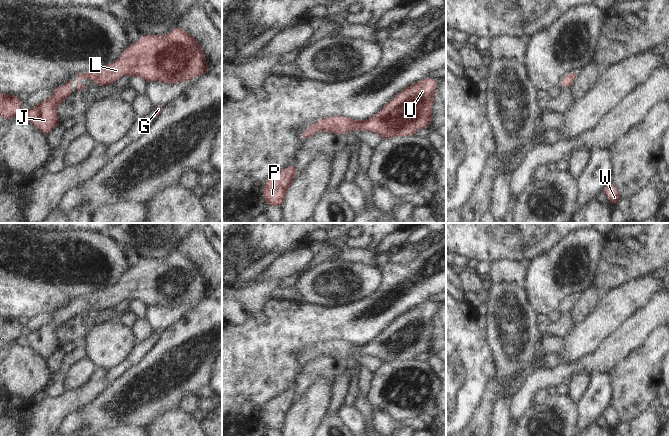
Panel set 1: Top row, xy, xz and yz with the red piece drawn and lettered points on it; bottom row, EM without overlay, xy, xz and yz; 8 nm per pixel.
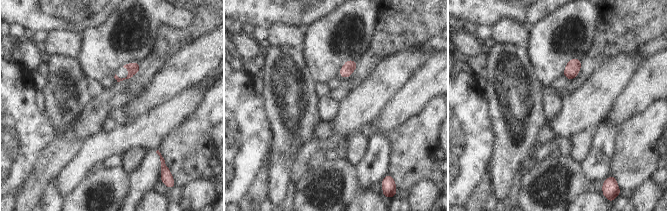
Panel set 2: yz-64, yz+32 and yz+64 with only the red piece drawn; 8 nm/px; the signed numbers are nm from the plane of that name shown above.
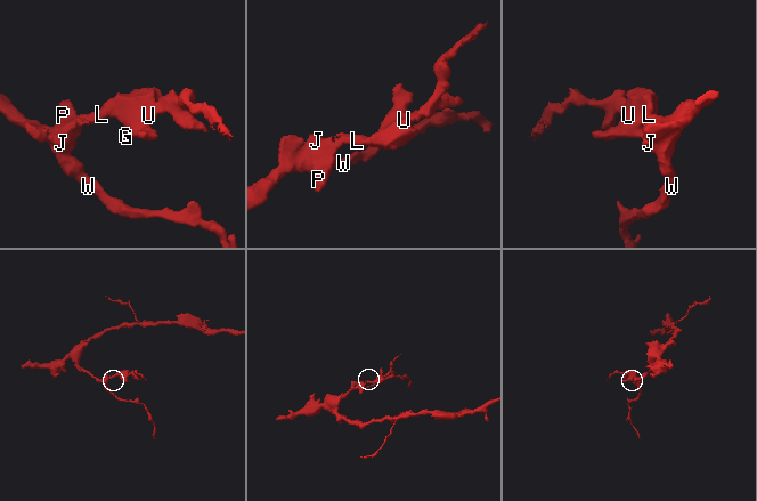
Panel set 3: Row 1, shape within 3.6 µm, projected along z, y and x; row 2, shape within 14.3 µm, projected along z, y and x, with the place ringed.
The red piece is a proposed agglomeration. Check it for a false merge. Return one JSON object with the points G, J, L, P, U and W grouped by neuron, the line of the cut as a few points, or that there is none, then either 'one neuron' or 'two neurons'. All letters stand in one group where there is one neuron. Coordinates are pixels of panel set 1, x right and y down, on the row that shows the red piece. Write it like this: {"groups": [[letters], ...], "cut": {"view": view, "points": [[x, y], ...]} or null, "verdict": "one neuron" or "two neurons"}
{"groups": [["G", "J", "L", "P", "U", "W"]], "cut": null, "verdict": "one neuron"}

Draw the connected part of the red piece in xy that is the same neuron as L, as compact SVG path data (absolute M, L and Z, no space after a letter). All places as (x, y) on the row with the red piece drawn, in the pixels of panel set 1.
M175 27L169 33L162 36L142 35L141 38L136 43L131 43L129 47L124 49L119 58L113 63L109 63L102 67L98 67L93 72L85 72L82 74L77 74L78 78L77 91L80 91L86 87L85 84L82 85L80 83L82 79L88 79L88 80L91 79L97 83L97 87L102 87L103 85L113 84L121 77L129 75L131 77L141 77L146 82L158 81L172 85L175 83L188 81L196 76L203 76L204 74L207 73L207 71L208 71L208 63L204 51L201 48L197 39L195 39L191 34L189 34L182 28Z

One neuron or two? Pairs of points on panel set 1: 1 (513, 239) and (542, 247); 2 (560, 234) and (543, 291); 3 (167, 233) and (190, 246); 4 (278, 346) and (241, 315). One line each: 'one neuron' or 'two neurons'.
1: one neuron
2: two neurons
3: two neurons
4: two neurons

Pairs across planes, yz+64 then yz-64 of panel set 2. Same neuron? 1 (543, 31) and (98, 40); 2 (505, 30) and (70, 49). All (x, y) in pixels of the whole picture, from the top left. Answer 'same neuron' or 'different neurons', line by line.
1: same neuron
2: same neuron

